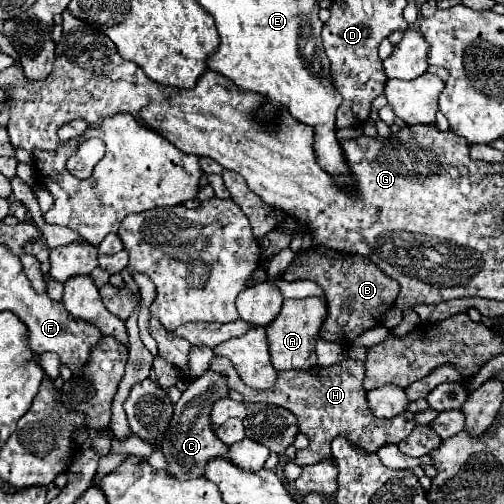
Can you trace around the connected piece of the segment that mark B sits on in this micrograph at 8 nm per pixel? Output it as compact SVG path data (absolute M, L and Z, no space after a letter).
M299 251L285 269L283 279L285 281L301 281L309 279L315 281L327 299L329 315L323 323L323 337L325 341L333 341L337 345L347 345L351 347L355 337L359 337L363 331L375 327L381 323L385 311L393 307L397 295L399 295L399 283L391 277L387 277L375 263L361 255L349 255L343 253L345 257L331 257L321 251Z

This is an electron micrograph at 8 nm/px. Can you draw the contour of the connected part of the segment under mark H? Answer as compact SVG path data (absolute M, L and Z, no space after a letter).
M213 357L211 367L213 371L225 373L229 387L235 389L237 393L243 395L245 401L263 401L263 403L275 403L285 409L289 409L297 421L299 421L299 431L309 437L309 447L299 449L295 455L297 465L311 465L317 463L325 457L331 455L331 441L337 435L347 437L351 443L375 453L379 447L387 443L399 443L403 441L415 427L415 415L405 411L397 417L389 419L377 419L369 405L367 405L367 391L363 389L365 381L365 363L363 361L341 361L331 367L315 367L311 371L281 371L277 375L277 381L271 389L265 391L255 391L251 387L245 387L245 383L239 379L237 371L233 369L231 361L225 357Z

